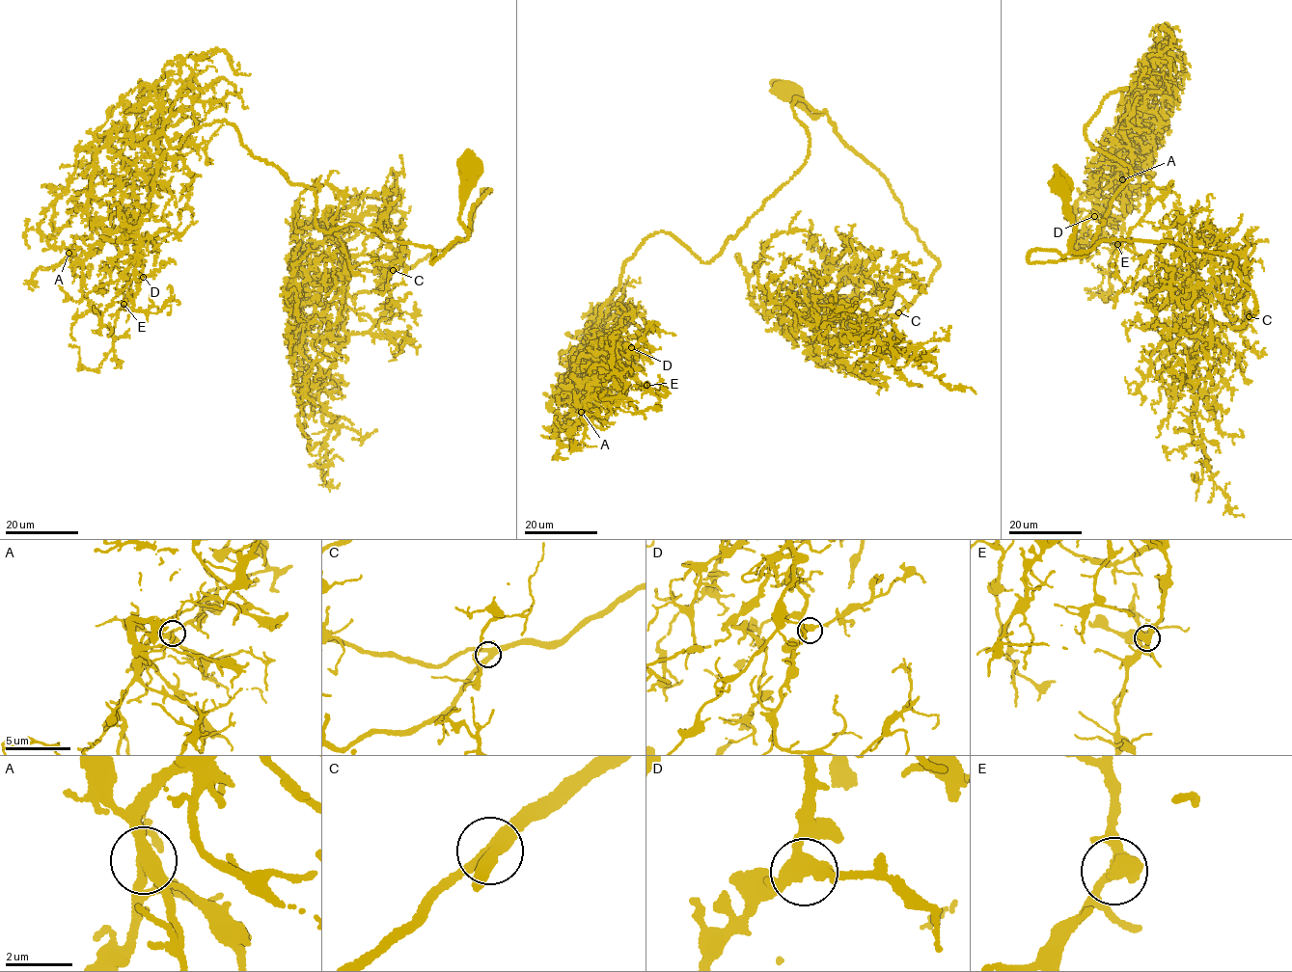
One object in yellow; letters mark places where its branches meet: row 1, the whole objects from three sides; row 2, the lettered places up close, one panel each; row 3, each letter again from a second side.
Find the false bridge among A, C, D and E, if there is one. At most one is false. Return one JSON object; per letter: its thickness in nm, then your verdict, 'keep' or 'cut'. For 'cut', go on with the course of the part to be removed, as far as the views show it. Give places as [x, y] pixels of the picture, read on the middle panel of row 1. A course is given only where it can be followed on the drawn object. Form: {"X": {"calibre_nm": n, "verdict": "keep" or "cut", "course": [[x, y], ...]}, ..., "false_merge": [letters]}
{"A": {"calibre_nm": 320, "verdict": "keep"}, "C": {"calibre_nm": 360, "verdict": "keep"}, "D": {"calibre_nm": 380, "verdict": "keep"}, "E": {"calibre_nm": 420, "verdict": "keep"}, "false_merge": []}

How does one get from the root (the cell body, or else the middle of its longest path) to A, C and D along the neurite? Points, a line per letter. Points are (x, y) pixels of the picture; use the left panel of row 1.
A: (468, 168), (467, 237), (432, 264), (323, 231), (313, 191), (218, 120), (158, 161), (139, 225), (68, 253)
C: (468, 168), (459, 218), (467, 230), (472, 208), (490, 191), (481, 190), (470, 234), (413, 265), (393, 270)
D: (468, 168), (467, 237), (432, 264), (428, 246), (323, 231), (313, 191), (218, 120), (158, 161), (143, 277)

